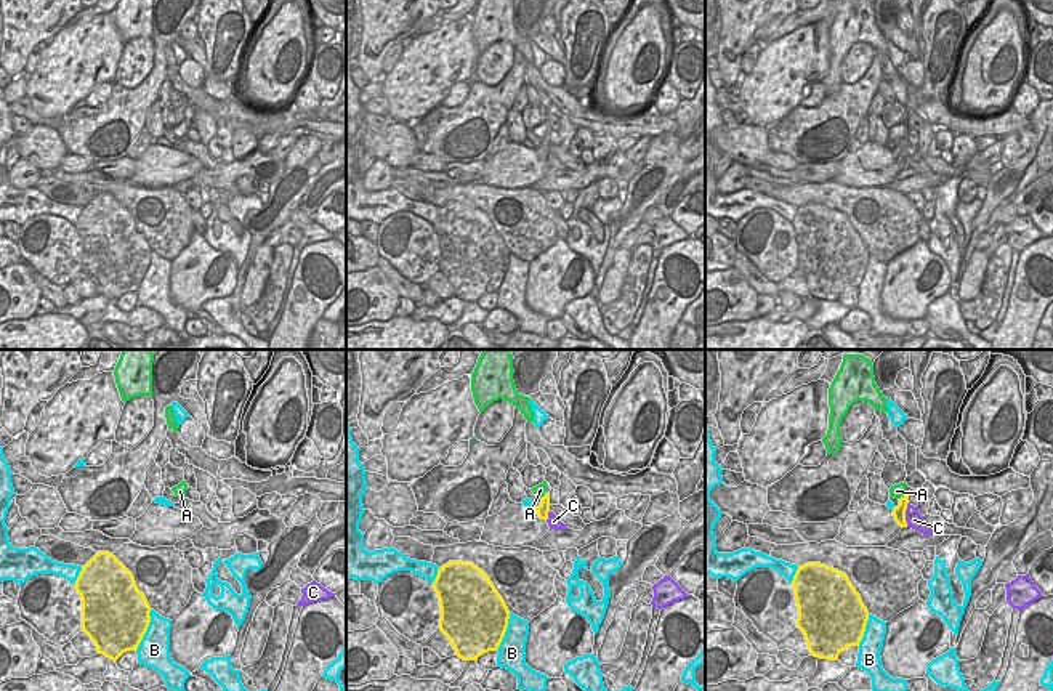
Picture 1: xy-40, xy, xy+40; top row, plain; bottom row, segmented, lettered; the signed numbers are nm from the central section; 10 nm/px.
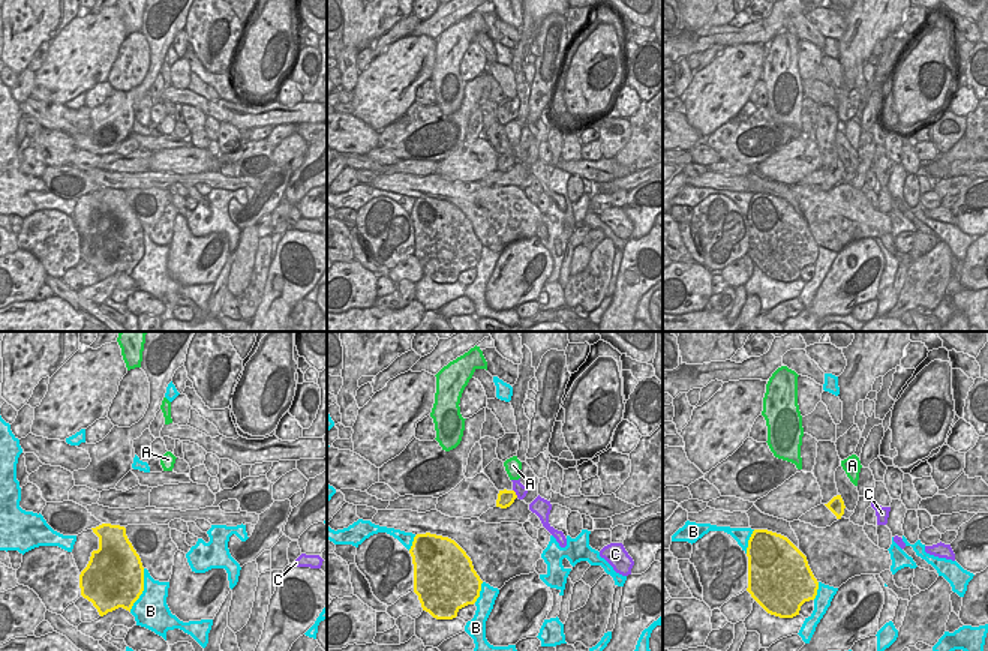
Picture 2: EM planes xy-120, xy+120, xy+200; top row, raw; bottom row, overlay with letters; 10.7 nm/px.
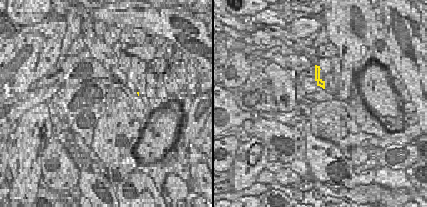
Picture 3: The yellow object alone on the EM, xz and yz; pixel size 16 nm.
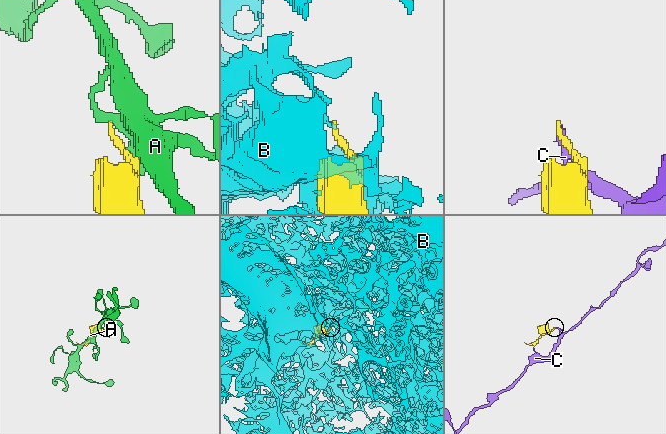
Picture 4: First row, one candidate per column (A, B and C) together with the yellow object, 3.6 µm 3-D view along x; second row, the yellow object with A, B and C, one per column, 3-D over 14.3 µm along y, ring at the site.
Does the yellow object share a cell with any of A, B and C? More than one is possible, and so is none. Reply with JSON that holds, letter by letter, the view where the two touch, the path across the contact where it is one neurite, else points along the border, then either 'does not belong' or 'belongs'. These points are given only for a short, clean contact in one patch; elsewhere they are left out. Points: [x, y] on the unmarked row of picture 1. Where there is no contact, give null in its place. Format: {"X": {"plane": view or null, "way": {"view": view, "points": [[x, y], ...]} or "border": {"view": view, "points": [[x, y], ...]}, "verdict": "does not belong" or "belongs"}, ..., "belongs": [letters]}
{"A": {"plane": "xy+40", "border": {"view": "xy+40", "points": [[906, 135], [899, 140]]}, "verdict": "does not belong"}, "B": {"plane": "xy-40", "verdict": "does not belong"}, "C": {"plane": "xy+40", "border": {"view": "xy+40", "points": [[909, 143], [906, 167]]}, "verdict": "does not belong"}, "belongs": []}

